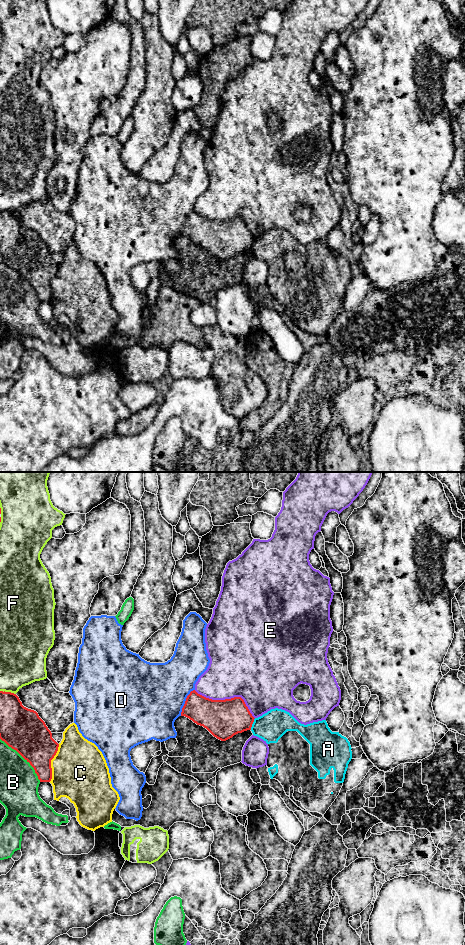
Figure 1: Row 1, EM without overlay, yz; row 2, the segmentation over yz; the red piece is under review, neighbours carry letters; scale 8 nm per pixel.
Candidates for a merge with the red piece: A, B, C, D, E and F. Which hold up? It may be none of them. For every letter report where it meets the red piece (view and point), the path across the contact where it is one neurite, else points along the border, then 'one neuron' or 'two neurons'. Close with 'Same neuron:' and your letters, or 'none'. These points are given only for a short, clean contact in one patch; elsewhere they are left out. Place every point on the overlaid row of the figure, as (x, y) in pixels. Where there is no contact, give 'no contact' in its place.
A: contact yz (252, 723); border yz (255, 718), (250, 729); two neurons
B: contact yz (24, 758); two neurons
C: contact yz (50, 763); two neurons
D: contact yz (185, 702); two neurons
E: contact yz (228, 699); two neurons
F: contact yz (8, 692); two neurons
Same neuron: none

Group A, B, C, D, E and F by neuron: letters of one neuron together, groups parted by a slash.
A / B / C / D / E / F

